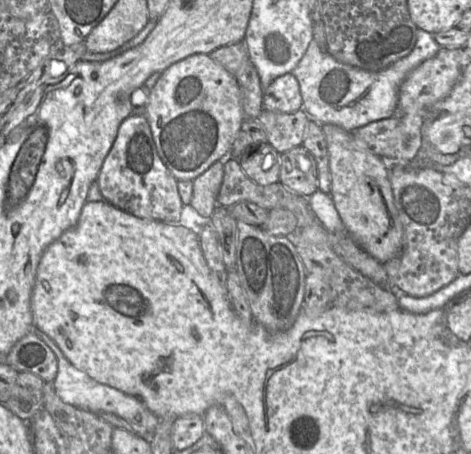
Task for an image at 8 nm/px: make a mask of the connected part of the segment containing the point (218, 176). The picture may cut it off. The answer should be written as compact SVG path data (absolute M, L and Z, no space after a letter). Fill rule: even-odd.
M219 160L193 180L190 206L200 220L210 220L218 205L217 196L223 181L224 163Z

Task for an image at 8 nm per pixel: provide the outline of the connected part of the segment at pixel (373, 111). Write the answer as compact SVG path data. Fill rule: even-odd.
M418 28L416 44L409 55L381 71L368 71L338 61L313 39L292 73L299 82L303 109L311 120L355 131L371 122L396 115L402 82L412 70L434 57L440 48L432 33Z

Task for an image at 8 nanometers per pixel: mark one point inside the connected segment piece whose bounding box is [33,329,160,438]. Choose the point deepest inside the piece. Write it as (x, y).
(74, 387)

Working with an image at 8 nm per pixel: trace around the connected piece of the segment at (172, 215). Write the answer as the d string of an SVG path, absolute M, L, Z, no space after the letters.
M132 113L121 122L96 181L105 201L136 217L167 223L178 223L181 219L184 204L178 192L178 180L158 155L145 115Z

